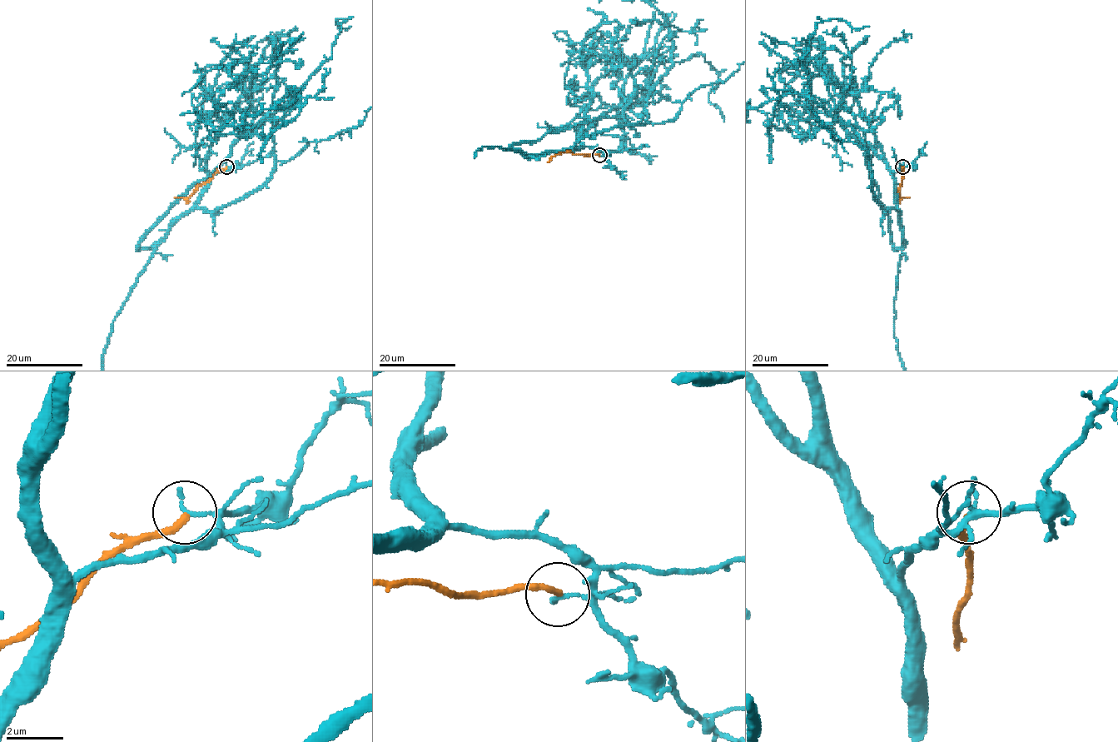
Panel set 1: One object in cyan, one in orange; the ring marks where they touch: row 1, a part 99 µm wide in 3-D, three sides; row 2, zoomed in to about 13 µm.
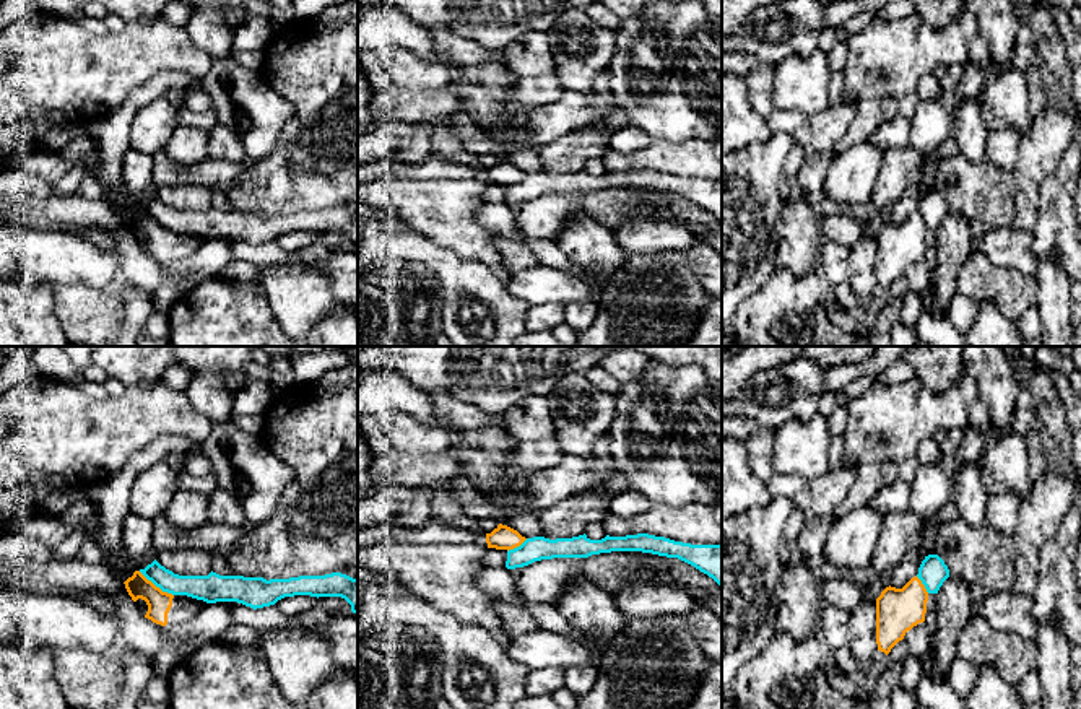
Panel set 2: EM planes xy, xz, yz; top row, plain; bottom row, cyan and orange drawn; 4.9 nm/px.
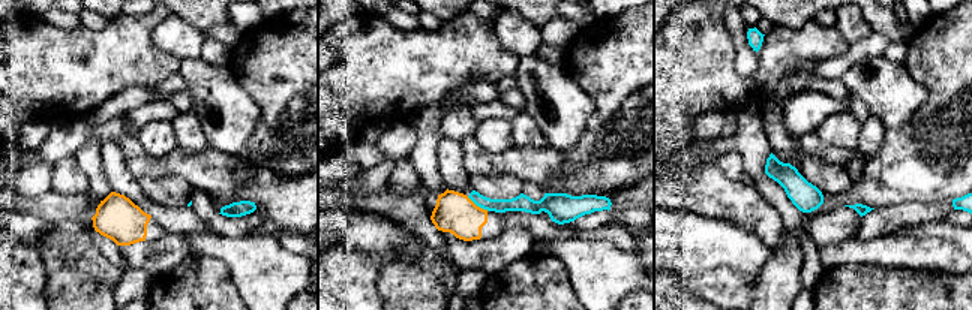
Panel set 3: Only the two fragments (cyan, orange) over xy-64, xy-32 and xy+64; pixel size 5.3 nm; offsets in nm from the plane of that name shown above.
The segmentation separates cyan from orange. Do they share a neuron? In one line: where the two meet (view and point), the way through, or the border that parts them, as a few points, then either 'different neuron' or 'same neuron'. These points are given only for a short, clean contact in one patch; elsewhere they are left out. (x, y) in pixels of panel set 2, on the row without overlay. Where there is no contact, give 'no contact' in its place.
meets cyan in xy at (156, 221); border along xy (138, 207), (173, 231); different neuron

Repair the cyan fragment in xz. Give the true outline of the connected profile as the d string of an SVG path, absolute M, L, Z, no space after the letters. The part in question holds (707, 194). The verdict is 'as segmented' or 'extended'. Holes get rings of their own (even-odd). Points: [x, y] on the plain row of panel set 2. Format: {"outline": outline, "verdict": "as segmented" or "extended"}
{"outline": "M585 169L572 174L549 176L527 174L520 182L507 187L507 205L523 203L535 197L553 194L588 194L611 187L642 187L666 194L678 194L722 221L722 181L691 181L649 169L590 176Z", "verdict": "as segmented"}

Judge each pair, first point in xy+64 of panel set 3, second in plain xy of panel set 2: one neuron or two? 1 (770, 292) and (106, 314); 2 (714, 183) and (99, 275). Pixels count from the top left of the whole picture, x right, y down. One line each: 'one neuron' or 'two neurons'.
1: two neurons
2: two neurons

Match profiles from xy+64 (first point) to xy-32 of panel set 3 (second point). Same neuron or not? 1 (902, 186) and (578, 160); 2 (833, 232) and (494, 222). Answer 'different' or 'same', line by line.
1: same
2: same

